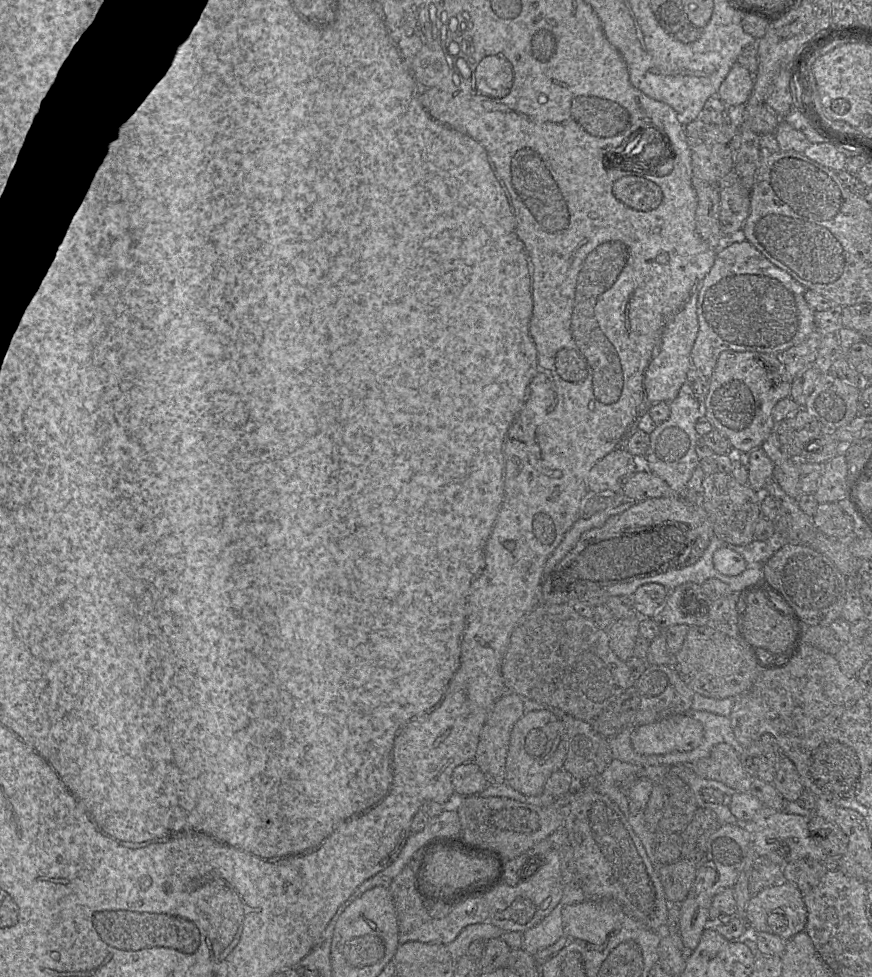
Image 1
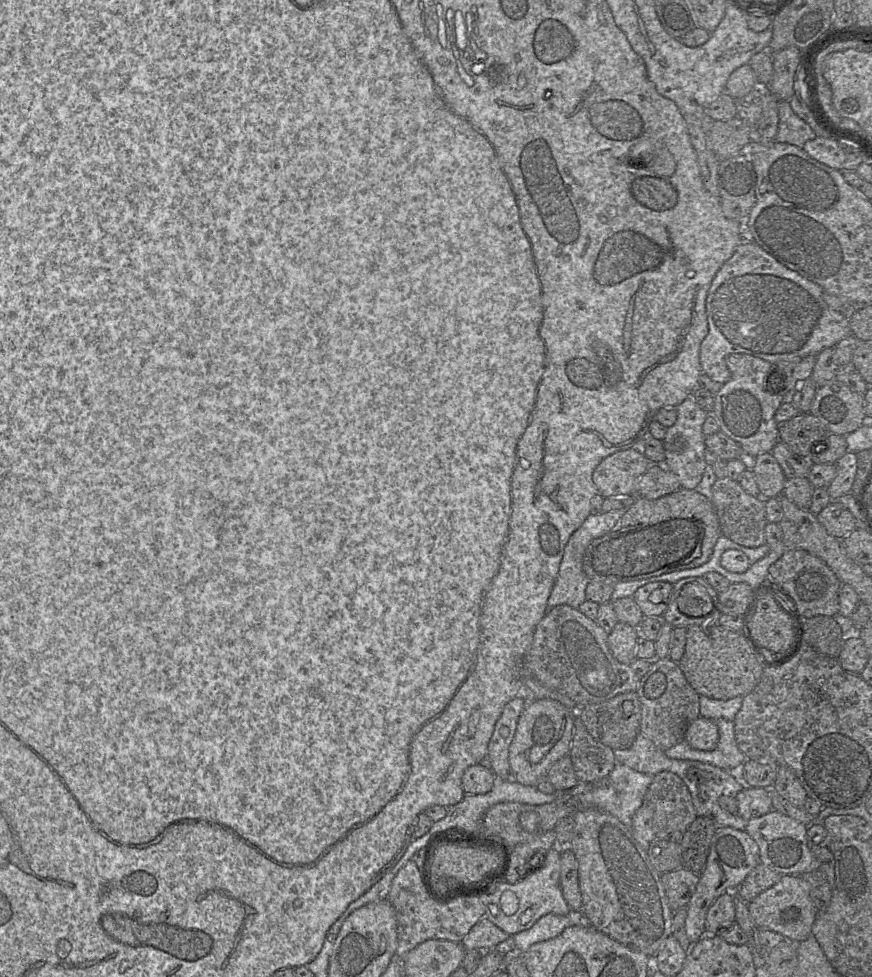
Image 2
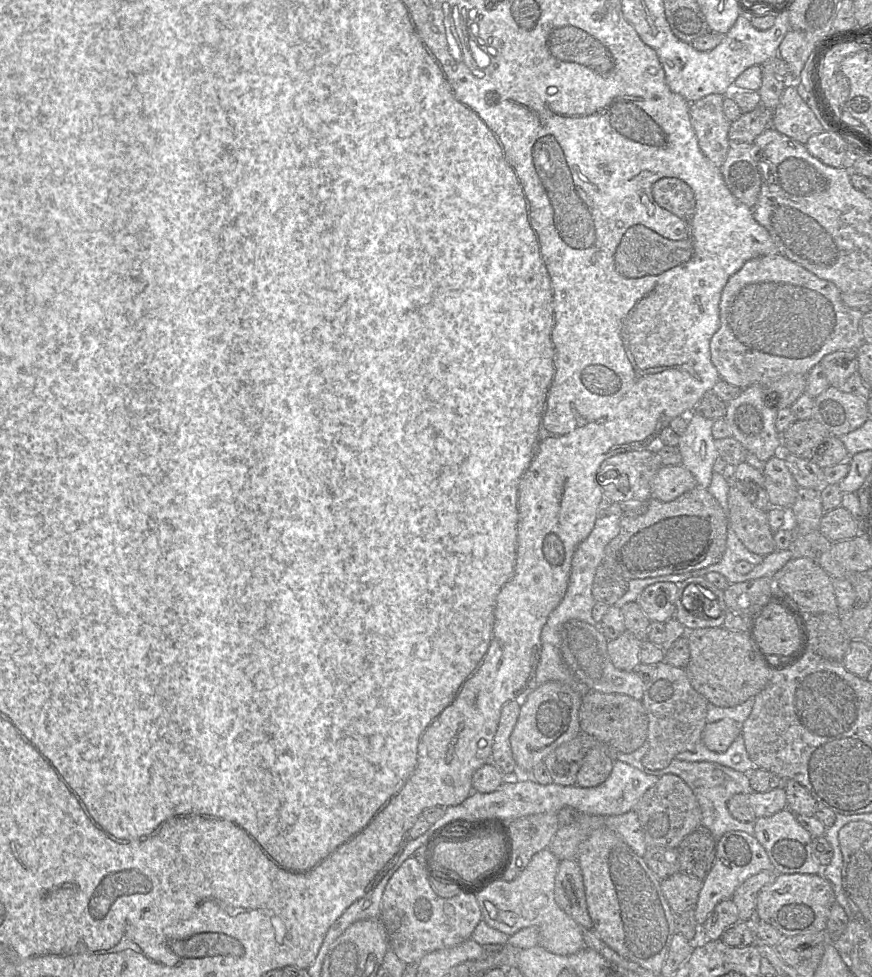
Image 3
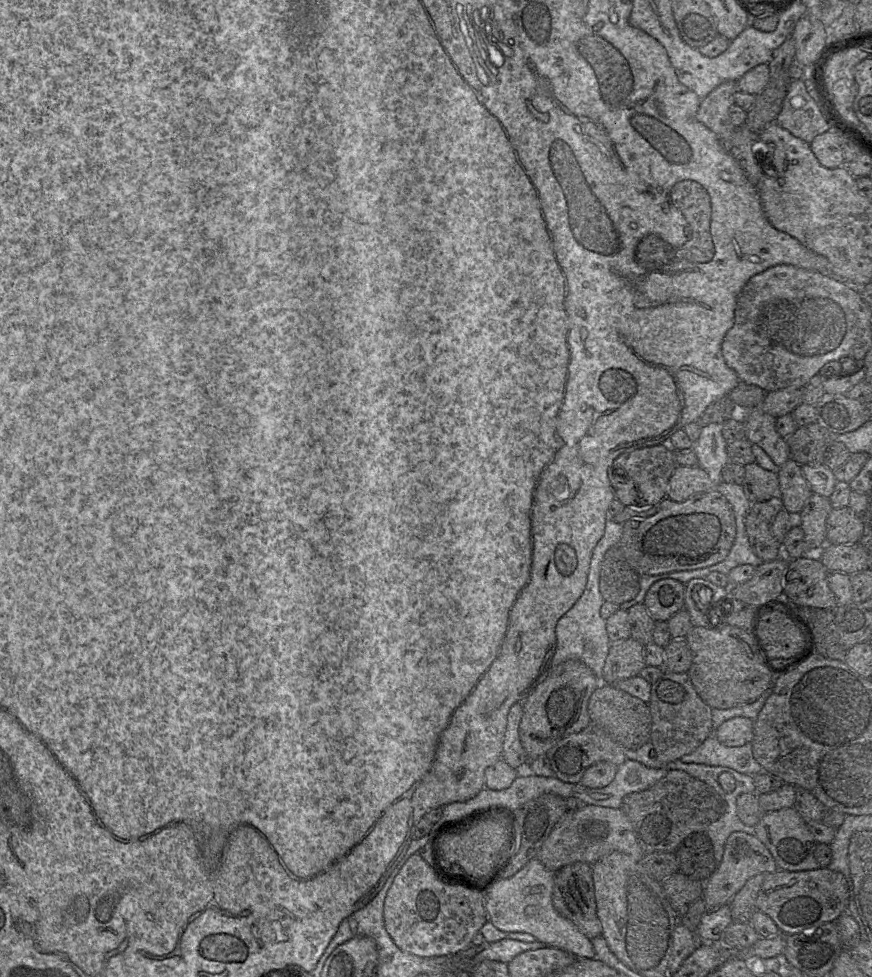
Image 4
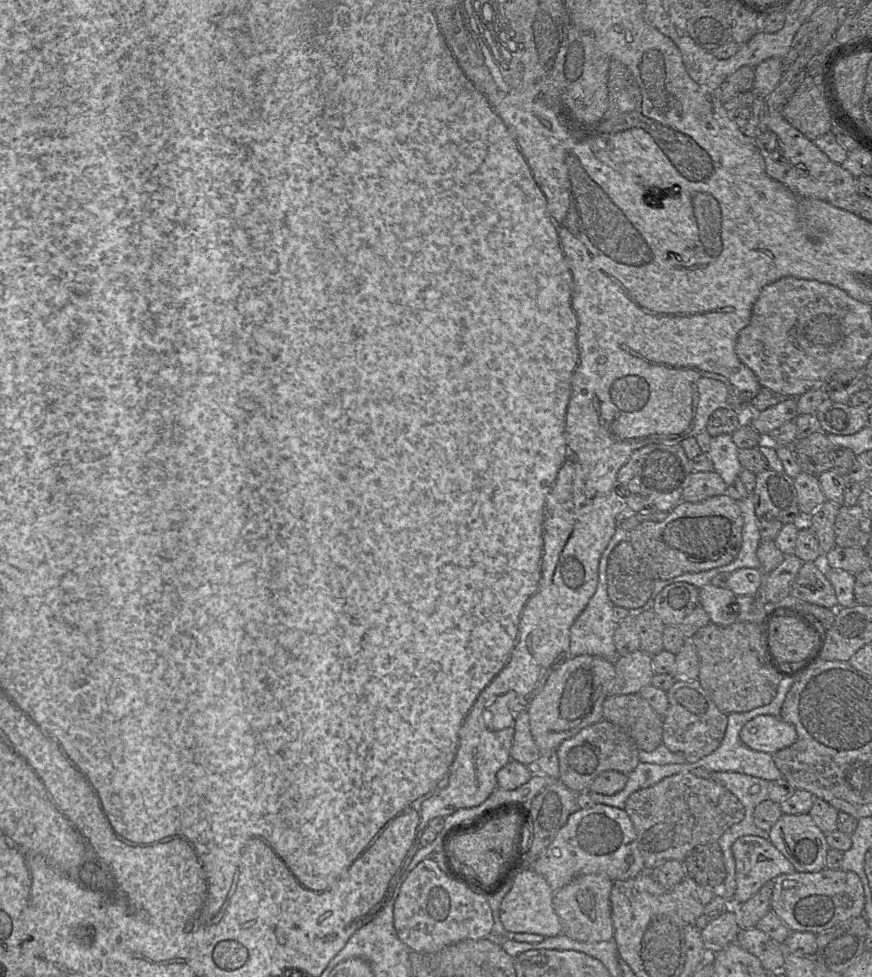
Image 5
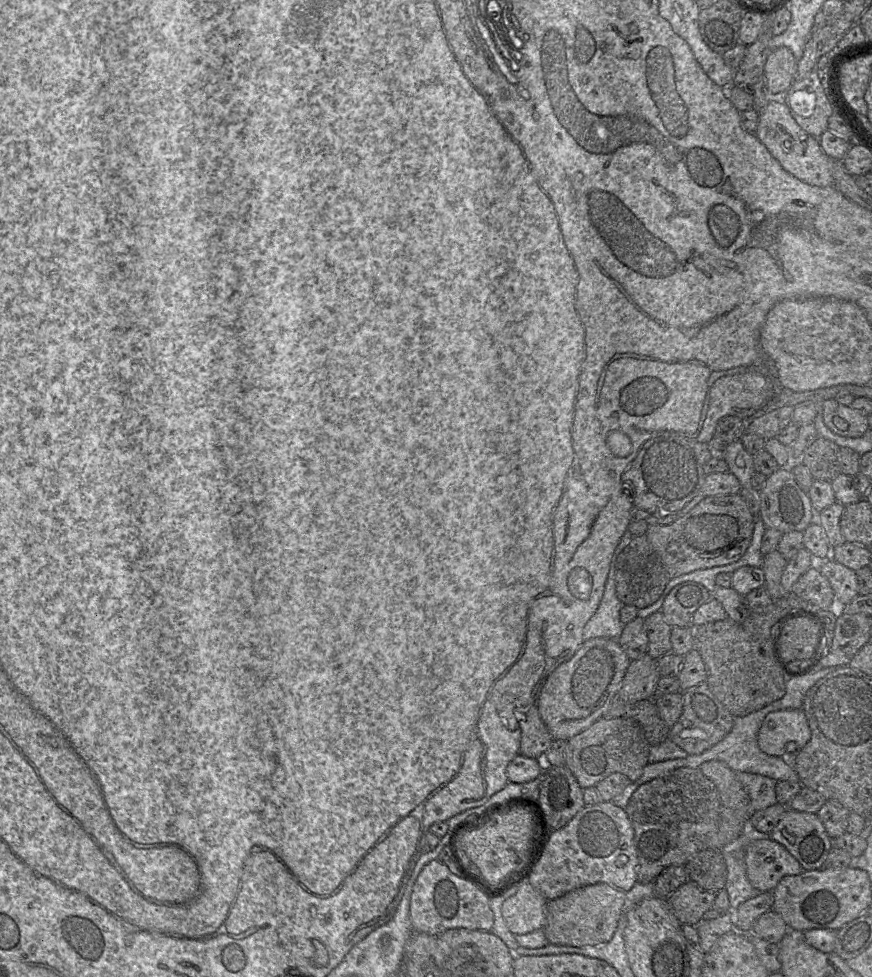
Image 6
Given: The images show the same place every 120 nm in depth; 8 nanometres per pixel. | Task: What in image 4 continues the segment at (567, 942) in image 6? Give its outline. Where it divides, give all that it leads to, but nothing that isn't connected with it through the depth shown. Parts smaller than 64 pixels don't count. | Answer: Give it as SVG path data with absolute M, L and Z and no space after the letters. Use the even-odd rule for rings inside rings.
M576 862L555 873L553 905L589 939L602 936L597 916L592 865Z

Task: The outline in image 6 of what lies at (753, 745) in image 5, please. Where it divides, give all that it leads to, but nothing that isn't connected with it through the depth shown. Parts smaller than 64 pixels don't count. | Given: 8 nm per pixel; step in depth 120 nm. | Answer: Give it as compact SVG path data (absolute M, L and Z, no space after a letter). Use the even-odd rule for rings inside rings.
M802 708L774 711L764 718L759 732L760 749L771 756L791 759L810 740L811 729Z

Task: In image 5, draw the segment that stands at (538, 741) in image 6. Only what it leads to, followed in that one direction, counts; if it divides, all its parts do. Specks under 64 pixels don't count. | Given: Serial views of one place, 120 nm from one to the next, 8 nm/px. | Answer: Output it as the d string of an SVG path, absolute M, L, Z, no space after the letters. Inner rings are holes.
M523 710L515 718L514 737L510 750L511 760L529 765L535 763L540 755L541 751L531 735L528 710Z

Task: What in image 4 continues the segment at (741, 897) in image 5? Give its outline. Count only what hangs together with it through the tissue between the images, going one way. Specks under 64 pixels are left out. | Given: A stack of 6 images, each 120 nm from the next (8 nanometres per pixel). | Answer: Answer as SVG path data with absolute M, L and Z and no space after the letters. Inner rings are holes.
M745 832L732 833L726 840L721 862L704 884L702 899L705 902L706 912L714 912L729 905L750 878L778 870L773 856L756 836Z

